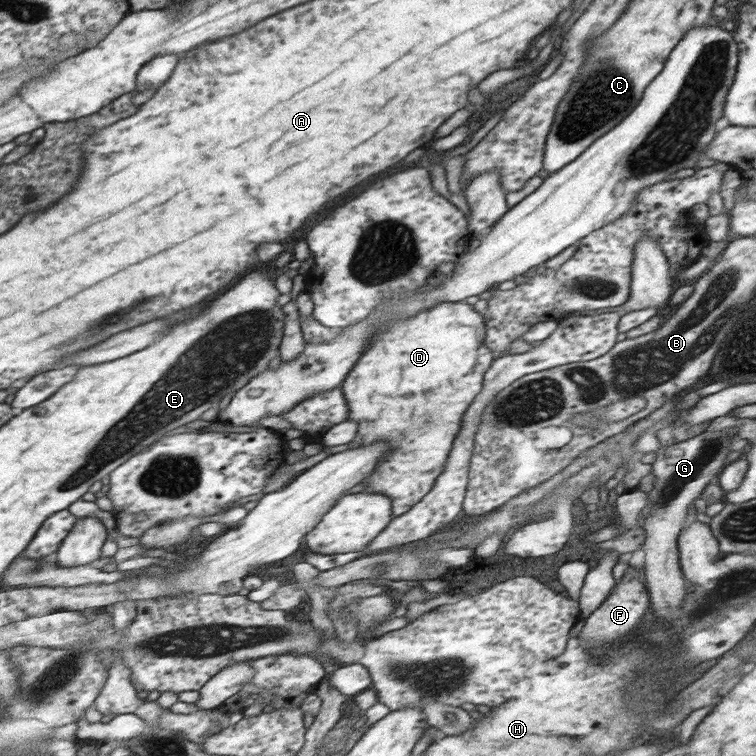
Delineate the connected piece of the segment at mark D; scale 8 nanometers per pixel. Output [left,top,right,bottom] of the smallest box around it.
[340,301,493,518]

